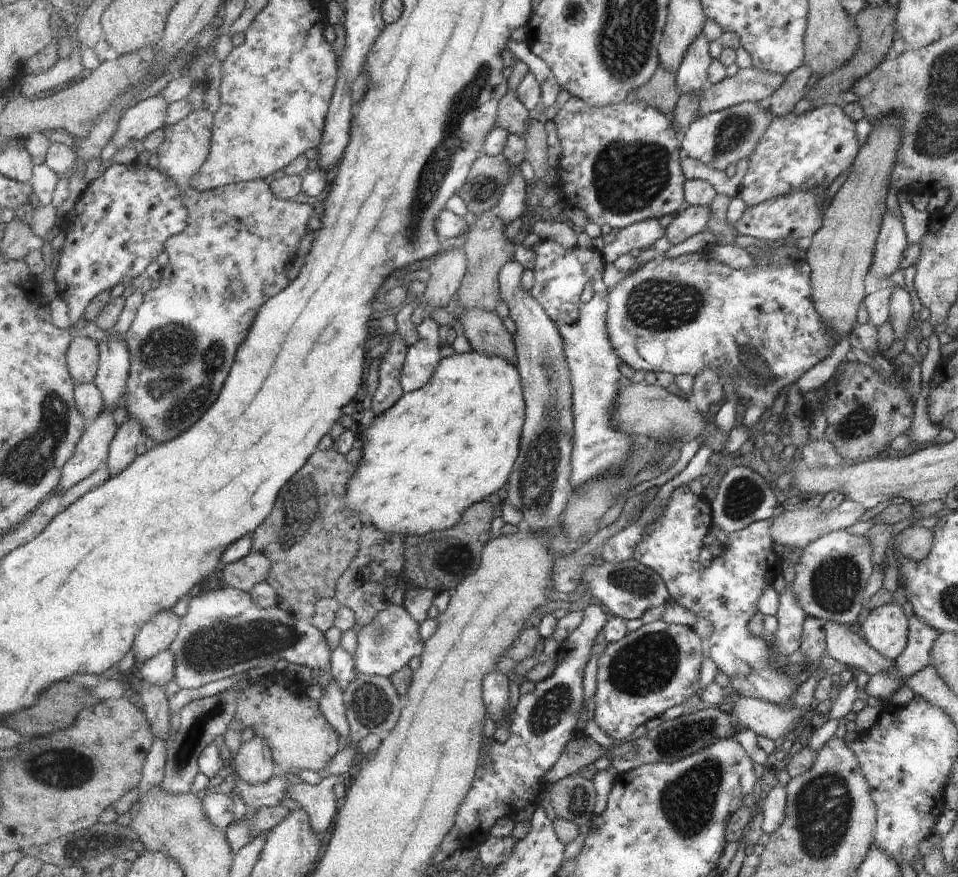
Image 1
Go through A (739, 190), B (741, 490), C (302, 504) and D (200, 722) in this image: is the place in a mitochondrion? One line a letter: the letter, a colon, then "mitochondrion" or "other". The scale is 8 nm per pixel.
A: other
B: mitochondrion
C: mitochondrion
D: mitochondrion

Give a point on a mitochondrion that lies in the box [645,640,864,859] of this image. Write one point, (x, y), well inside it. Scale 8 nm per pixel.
(687, 802)

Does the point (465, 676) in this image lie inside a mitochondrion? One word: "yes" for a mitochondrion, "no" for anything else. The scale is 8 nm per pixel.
no

